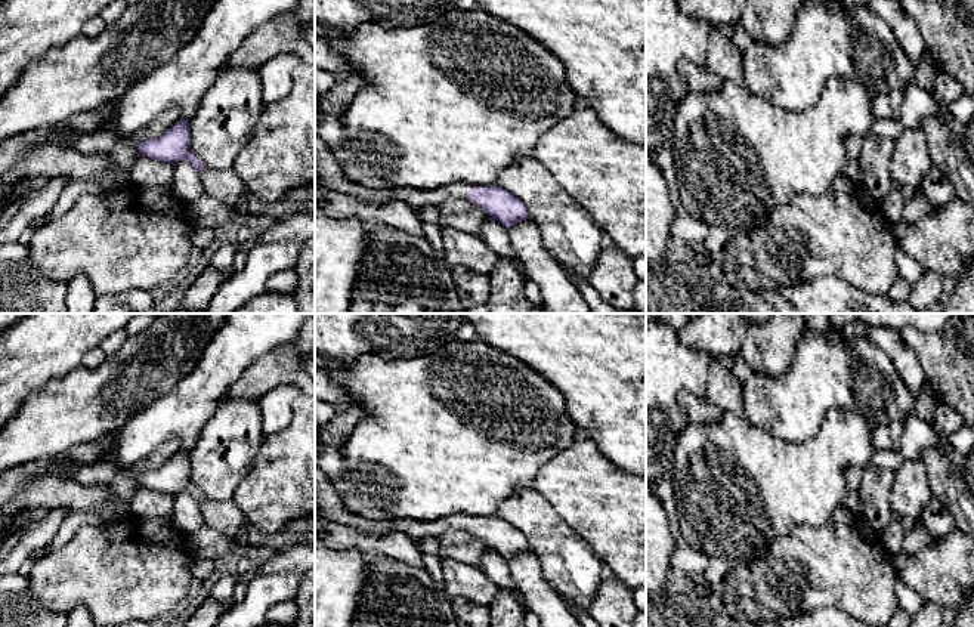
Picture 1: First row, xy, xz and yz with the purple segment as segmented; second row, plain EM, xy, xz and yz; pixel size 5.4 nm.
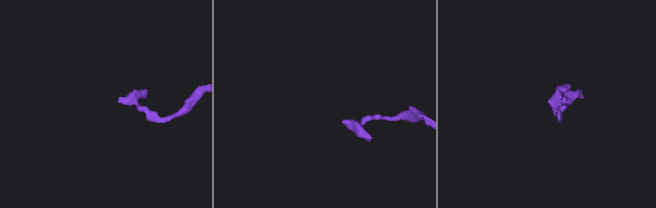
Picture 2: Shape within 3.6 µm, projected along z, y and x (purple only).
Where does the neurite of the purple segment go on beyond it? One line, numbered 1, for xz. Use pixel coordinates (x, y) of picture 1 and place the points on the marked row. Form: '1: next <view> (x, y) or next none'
1: next xz (416, 198)

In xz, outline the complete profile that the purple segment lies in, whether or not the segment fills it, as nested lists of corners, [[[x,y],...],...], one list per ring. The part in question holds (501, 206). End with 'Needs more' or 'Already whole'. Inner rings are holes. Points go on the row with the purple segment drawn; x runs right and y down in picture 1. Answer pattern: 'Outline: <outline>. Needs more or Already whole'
Outline: [[[452,183],[446,188],[433,191],[420,191],[415,188],[393,188],[395,200],[405,201],[414,209],[435,206],[437,207],[448,198],[466,198],[482,207],[489,219],[497,220],[507,229],[516,223],[531,219],[526,204],[510,194],[508,191],[497,186],[474,188],[464,183]]]. Needs more

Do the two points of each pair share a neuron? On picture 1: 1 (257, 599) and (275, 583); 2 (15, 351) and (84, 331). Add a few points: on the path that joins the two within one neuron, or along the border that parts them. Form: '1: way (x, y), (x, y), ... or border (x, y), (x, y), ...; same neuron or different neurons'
1: way (262, 595), (271, 587); same neuron
2: way (33, 351), (49, 343), (61, 331), (67, 331); same neuron

